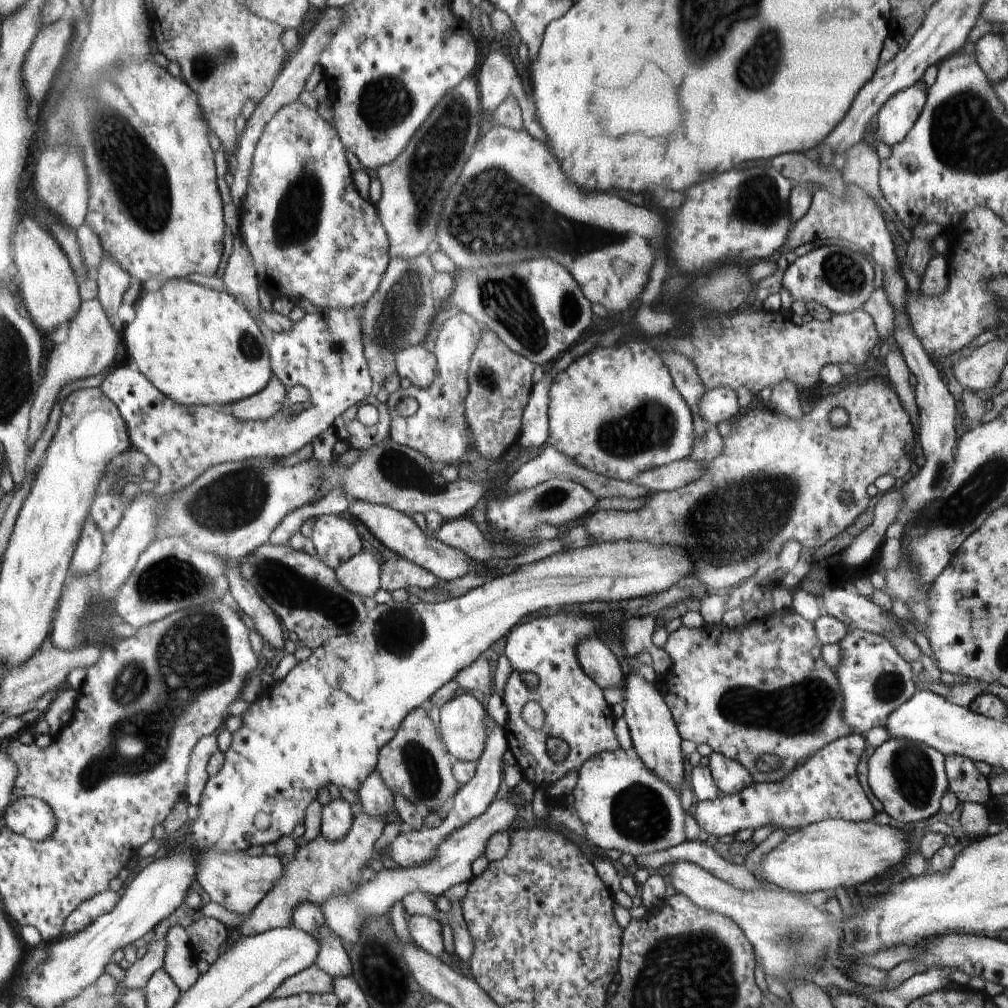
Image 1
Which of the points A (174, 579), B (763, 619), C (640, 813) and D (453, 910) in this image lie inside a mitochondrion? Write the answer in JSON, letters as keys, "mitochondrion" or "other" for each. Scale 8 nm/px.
{"A":"mitochondrion","B":"other","C":"mitochondrion","D":"other"}

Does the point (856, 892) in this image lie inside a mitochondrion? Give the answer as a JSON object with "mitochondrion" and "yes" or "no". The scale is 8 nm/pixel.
{"mitochondrion":"no"}

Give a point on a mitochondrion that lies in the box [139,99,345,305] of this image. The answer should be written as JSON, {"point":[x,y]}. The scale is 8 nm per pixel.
{"point":[299,211]}

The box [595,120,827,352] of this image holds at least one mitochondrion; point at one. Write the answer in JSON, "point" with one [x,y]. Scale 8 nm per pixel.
{"point":[757,200]}

